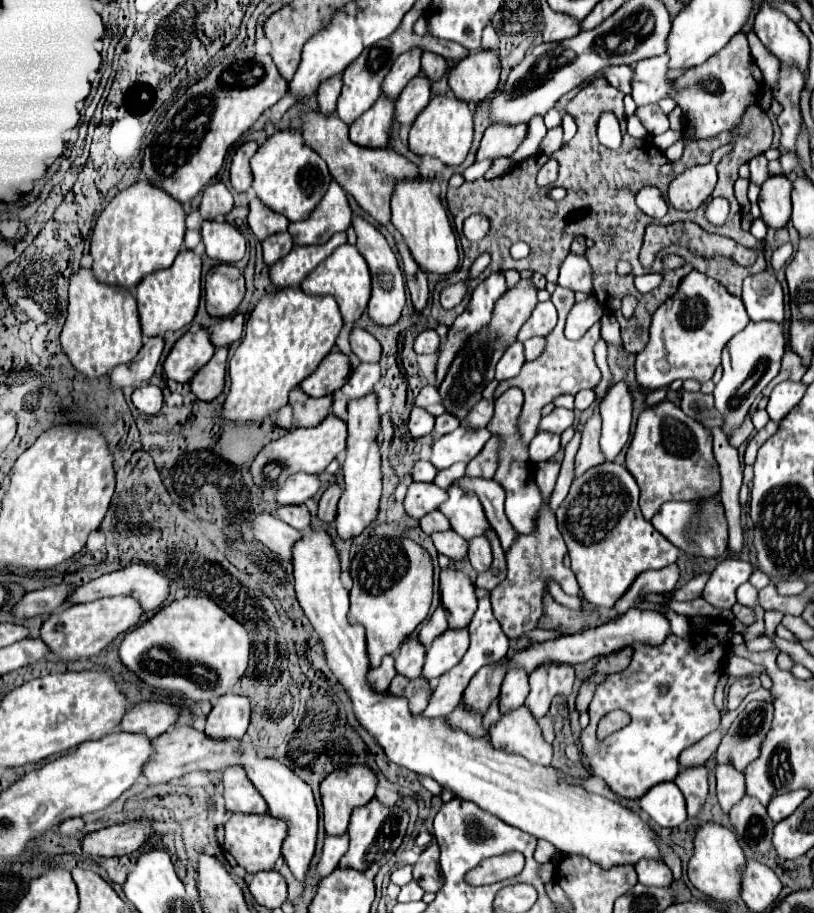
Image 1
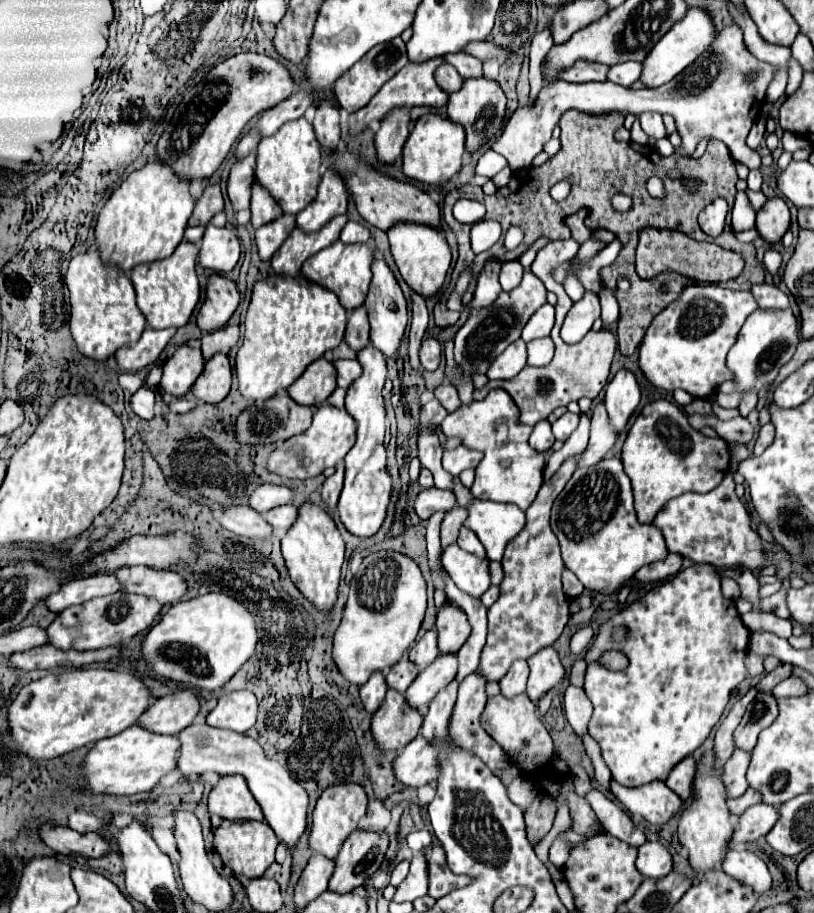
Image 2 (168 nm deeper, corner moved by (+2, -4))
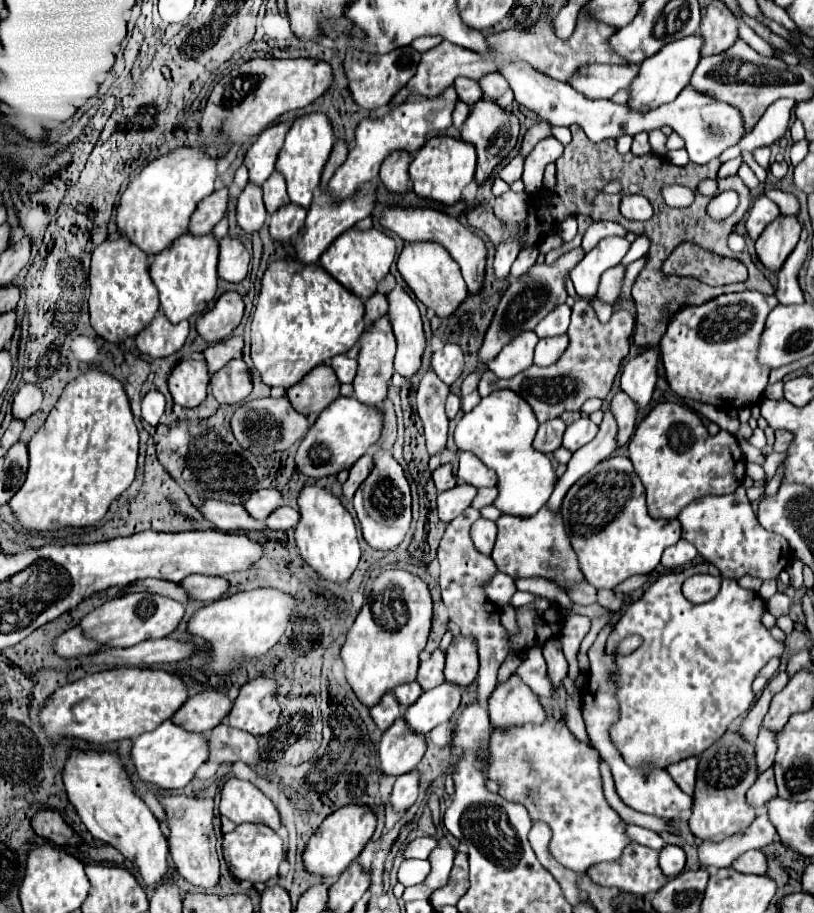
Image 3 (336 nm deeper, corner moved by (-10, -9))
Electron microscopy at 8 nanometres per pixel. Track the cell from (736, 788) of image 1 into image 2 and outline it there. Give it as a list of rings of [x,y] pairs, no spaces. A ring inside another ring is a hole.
[[[735,750],[733,756],[723,764],[721,780],[727,788],[727,798],[743,796],[743,792],[747,790],[747,780],[745,780],[747,766],[749,766],[749,754],[743,750]]]

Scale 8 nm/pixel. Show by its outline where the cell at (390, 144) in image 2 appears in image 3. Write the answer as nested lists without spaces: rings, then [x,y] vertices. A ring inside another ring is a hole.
[[[391,153],[383,165],[381,165],[381,181],[383,185],[397,193],[397,195],[405,195],[411,189],[411,181],[409,181],[409,153]]]

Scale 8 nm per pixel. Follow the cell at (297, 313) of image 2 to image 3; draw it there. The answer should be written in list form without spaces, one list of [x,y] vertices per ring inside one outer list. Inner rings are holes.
[[[273,261],[261,279],[261,289],[255,305],[255,315],[251,323],[251,359],[255,369],[261,373],[263,383],[269,387],[291,387],[299,383],[313,367],[325,363],[327,359],[347,353],[365,329],[365,305],[363,301],[339,285],[319,263],[301,265],[301,261]]]

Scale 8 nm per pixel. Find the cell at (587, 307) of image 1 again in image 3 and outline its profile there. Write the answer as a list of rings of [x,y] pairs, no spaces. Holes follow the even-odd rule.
[[[617,265],[613,269],[607,269],[601,275],[601,285],[599,285],[597,297],[605,303],[615,303],[619,299],[619,293],[621,293],[623,277],[625,277],[625,265]]]

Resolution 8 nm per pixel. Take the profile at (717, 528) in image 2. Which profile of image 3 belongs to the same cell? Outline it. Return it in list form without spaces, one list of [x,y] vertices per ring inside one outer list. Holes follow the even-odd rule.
[[[741,485],[735,493],[723,497],[703,497],[687,505],[679,515],[683,527],[683,539],[693,543],[705,561],[713,563],[723,577],[739,579],[745,573],[759,579],[777,579],[791,559],[785,537],[767,531],[759,525],[757,515],[747,501],[745,487]]]

